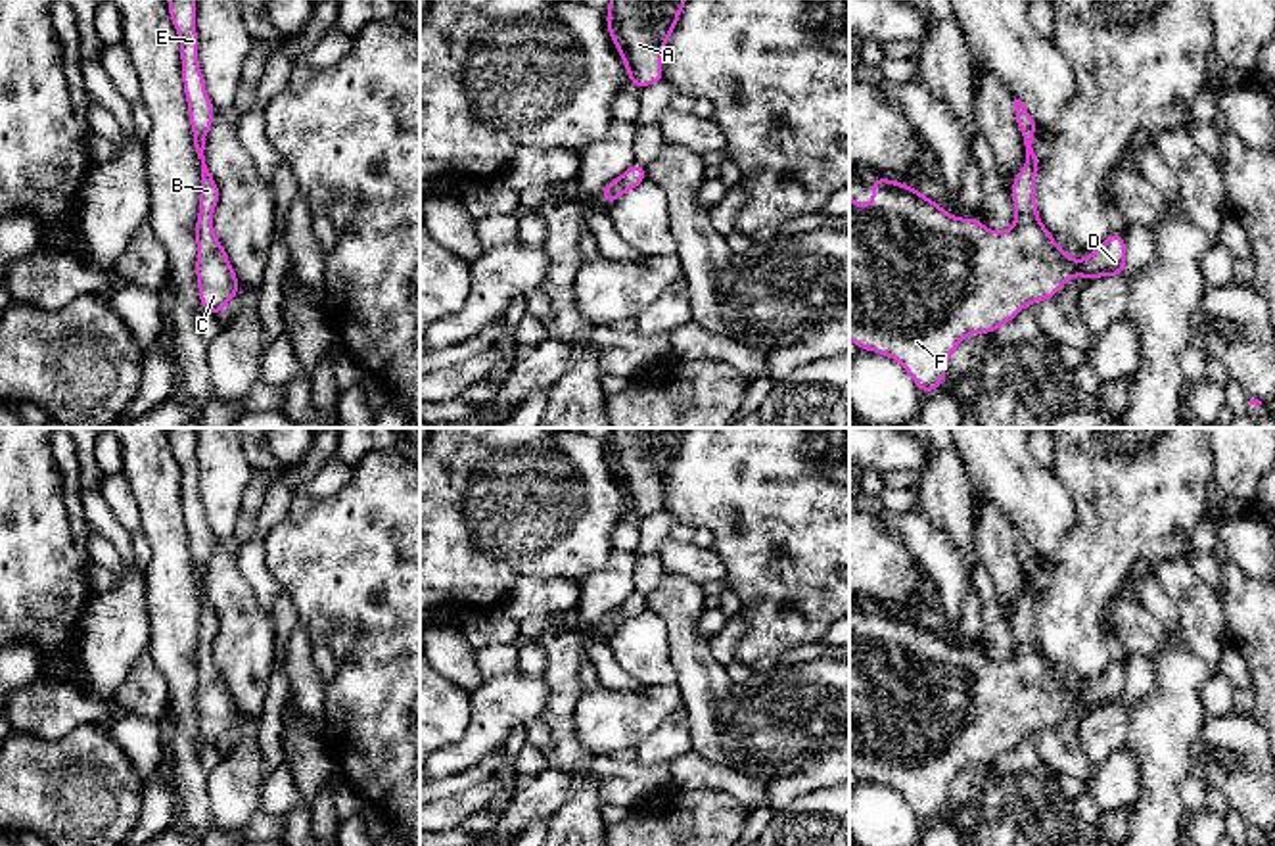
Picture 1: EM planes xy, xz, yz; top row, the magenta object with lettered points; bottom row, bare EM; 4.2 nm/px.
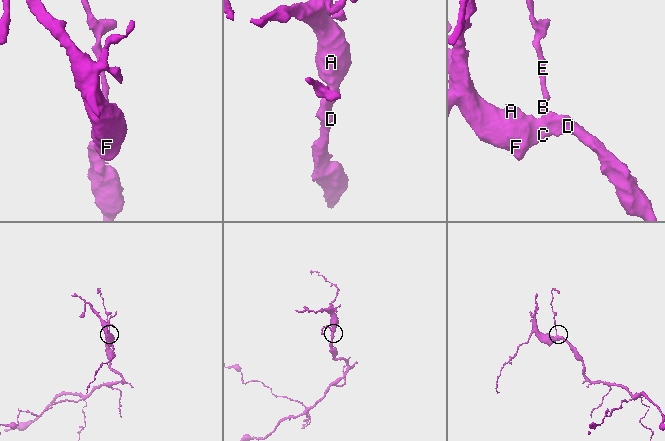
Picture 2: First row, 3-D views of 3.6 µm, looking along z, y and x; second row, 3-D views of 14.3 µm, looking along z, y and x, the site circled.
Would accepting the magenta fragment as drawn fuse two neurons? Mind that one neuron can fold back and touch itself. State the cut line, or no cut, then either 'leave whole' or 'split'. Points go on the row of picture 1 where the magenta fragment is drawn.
no cut | leave whole

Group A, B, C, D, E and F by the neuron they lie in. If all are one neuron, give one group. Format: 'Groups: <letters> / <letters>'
Groups: A B C D E F

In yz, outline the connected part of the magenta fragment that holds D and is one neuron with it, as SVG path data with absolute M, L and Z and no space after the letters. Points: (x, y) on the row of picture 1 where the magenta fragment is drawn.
M1016 98L1014 111L1026 161L1010 186L1016 219L1008 230L991 232L978 217L957 219L916 188L882 176L870 178L872 203L869 207L859 205L849 194L849 340L859 349L895 359L924 395L939 389L951 353L970 334L993 334L1024 307L1055 297L1074 274L1089 282L1099 276L1125 276L1125 234L1110 232L1093 253L1076 261L1062 251L1039 221L1033 184L1039 159L1032 148L1037 123Z

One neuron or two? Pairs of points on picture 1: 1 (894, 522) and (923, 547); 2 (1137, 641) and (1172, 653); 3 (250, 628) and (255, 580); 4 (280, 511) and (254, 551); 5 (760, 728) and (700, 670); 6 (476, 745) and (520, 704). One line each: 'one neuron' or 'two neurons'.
1: one neuron
2: two neurons
3: two neurons
4: one neuron
5: two neurons
6: one neuron

